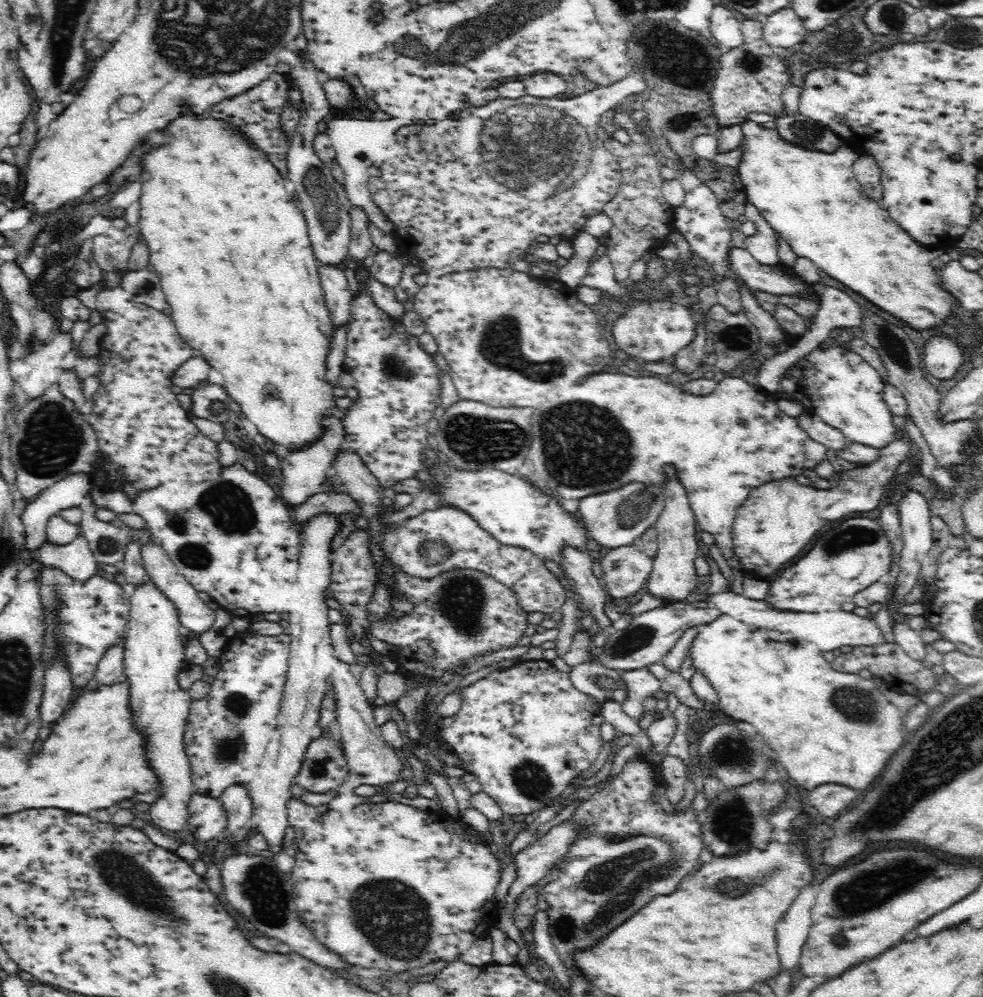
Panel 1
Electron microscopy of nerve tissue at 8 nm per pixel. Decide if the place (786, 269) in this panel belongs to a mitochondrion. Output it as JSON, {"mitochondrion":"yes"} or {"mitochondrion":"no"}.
{"mitochondrion":"no"}

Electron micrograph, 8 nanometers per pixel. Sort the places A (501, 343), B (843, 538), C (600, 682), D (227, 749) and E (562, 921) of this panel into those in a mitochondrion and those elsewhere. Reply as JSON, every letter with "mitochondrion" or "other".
{"A":"mitochondrion","B":"mitochondrion","C":"mitochondrion","D":"mitochondrion","E":"mitochondrion"}

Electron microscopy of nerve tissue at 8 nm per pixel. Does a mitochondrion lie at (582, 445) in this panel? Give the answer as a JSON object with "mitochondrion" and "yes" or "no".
{"mitochondrion":"yes"}

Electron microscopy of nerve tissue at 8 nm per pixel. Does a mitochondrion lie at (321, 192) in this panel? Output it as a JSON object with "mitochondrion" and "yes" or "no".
{"mitochondrion":"yes"}

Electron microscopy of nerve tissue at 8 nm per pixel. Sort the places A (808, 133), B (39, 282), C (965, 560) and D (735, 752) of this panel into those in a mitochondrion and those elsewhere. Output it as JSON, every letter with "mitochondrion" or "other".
{"A":"mitochondrion","B":"other","C":"other","D":"mitochondrion"}

